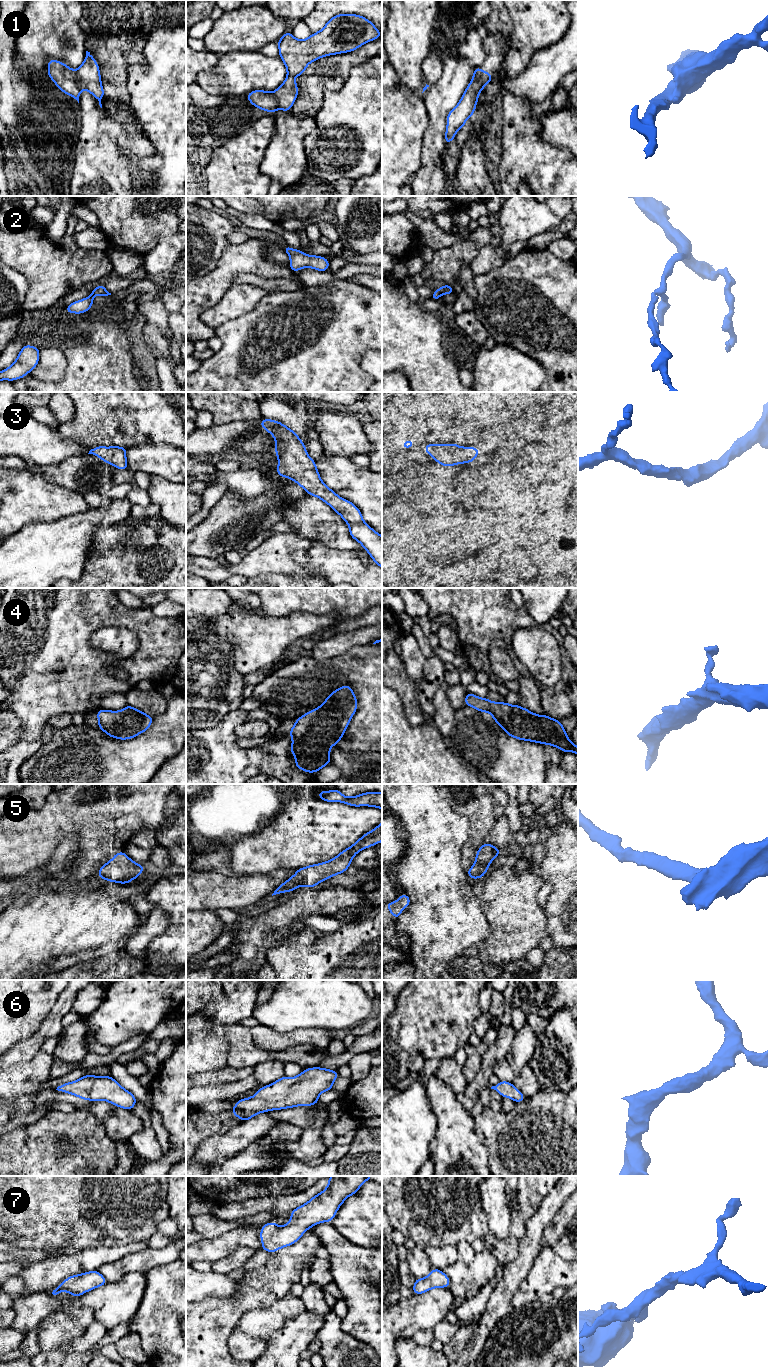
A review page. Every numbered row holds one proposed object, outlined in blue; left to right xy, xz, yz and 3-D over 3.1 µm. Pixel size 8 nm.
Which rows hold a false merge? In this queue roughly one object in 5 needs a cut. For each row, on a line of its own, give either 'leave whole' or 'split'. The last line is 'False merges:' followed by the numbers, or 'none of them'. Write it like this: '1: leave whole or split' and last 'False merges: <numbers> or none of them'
1: leave whole
2: leave whole
3: leave whole
4: leave whole
5: leave whole
6: leave whole
7: leave whole
False merges: none of them

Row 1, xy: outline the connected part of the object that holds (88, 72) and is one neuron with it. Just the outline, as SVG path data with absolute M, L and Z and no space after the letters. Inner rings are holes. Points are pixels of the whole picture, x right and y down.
M86 51L86 57L83 63L77 70L73 70L61 61L49 60L47 63L48 77L53 80L55 85L67 95L76 99L79 103L79 96L83 89L91 93L98 99L99 105L102 108L101 100L104 96L104 89L102 87L99 66L90 52Z

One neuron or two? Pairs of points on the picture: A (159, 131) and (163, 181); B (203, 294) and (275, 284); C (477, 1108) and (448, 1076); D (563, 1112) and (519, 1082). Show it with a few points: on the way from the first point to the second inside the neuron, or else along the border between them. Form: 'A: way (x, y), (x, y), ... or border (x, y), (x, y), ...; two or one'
A: way (169, 143), (169, 169); one
B: border (239, 274), (255, 274), (265, 278), (286, 278); two
C: border (467, 1082), (466, 1088), (457, 1095); two
D: border (542, 1087), (533, 1095), (526, 1097); two

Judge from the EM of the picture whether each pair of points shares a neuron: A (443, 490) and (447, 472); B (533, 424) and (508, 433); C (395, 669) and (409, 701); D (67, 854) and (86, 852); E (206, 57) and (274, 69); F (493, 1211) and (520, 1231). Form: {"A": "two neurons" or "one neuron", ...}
{"A": "two neurons", "B": "one neuron", "C": "one neuron", "D": "two neurons", "E": "two neurons", "F": "two neurons"}

